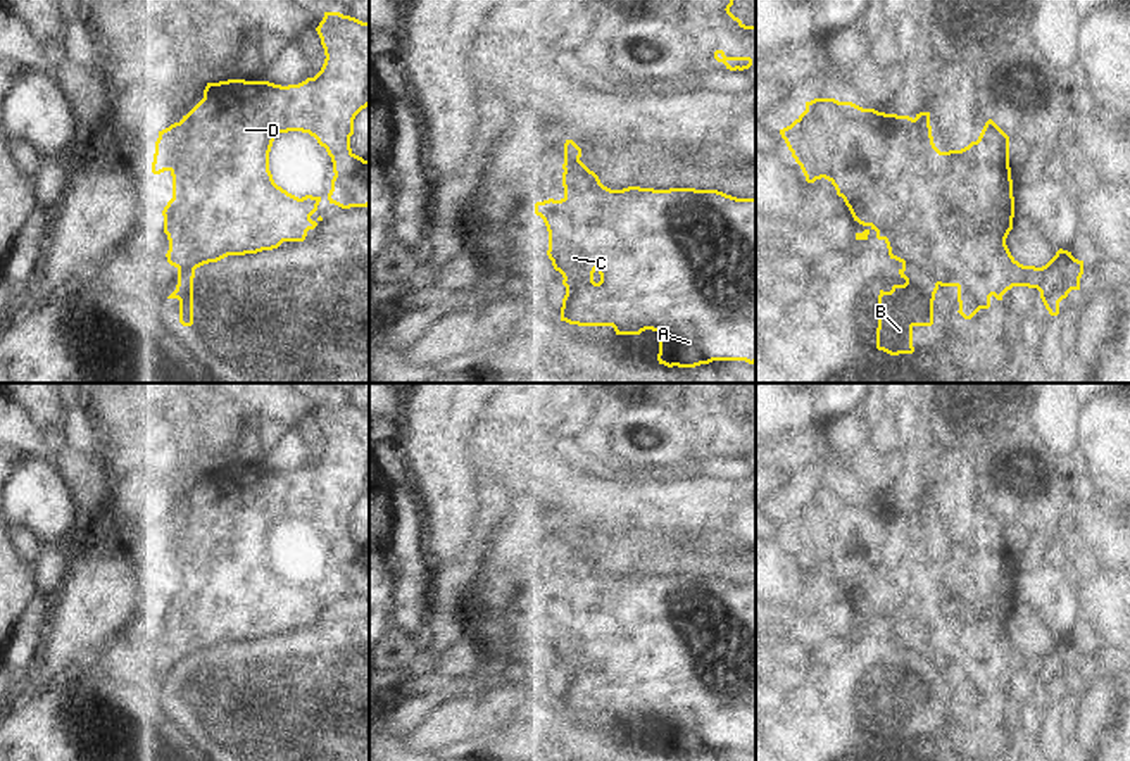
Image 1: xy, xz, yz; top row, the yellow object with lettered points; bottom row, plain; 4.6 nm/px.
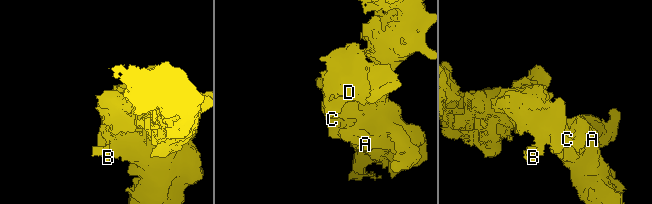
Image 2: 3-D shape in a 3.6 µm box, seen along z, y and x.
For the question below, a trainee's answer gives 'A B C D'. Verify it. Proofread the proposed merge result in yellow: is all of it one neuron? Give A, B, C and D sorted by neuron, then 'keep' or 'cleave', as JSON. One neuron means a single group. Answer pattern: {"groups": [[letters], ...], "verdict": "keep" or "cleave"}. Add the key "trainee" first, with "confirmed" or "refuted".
{"trainee": "refuted", "groups": [["A", "C", "D"], ["B"]], "verdict": "cleave"}

